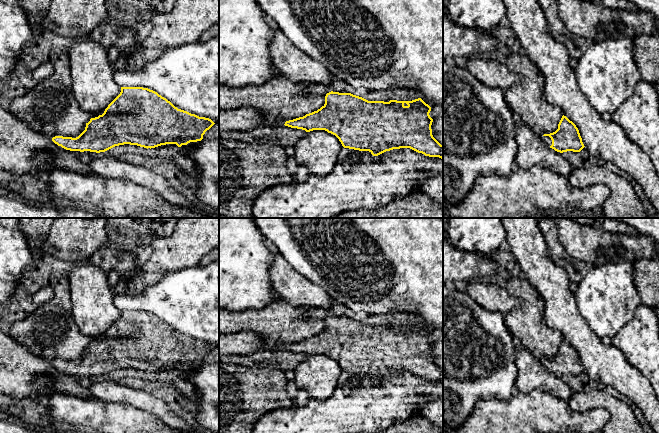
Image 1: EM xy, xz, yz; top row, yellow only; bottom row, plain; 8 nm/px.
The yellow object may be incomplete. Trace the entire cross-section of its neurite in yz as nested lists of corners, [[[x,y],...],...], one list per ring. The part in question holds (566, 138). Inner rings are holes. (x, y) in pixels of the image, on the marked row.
[[[564,115],[558,124],[558,129],[553,133],[544,134],[542,140],[546,146],[560,153],[580,152],[585,147],[578,128]]]

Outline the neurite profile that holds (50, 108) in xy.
[[[51,78],[38,81],[38,84],[27,94],[14,99],[10,105],[10,112],[32,130],[53,138],[55,136],[78,137],[91,118],[98,114],[86,113],[78,105],[71,87]]]

